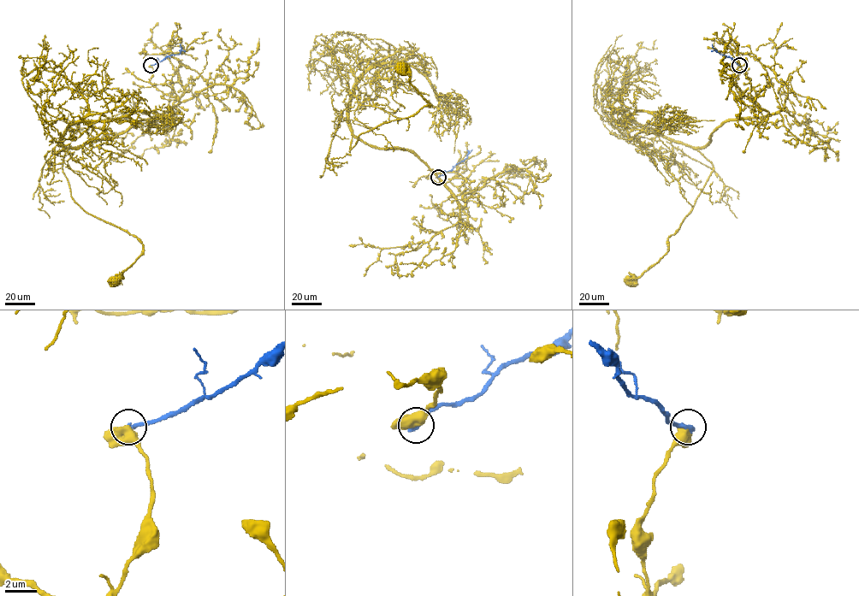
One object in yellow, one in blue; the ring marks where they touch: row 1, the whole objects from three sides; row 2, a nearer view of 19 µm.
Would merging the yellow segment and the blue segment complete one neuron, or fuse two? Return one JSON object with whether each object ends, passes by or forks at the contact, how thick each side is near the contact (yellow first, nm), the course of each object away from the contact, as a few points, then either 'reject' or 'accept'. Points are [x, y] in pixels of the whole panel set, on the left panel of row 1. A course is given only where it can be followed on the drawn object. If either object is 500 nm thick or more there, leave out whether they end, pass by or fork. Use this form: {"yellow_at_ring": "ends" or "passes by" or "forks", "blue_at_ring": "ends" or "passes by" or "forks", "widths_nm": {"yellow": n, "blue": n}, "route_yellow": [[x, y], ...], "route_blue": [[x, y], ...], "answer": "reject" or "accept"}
{"widths_nm": {"yellow": 550, "blue": 320}, "route_yellow": [[151, 65], [150, 82], [177, 96], [174, 114], [141, 119], [65, 150], [71, 197], [143, 246], [115, 282]], "route_blue": [[151, 65], [171, 55], [179, 54], [180, 44]], "answer": "reject"}

